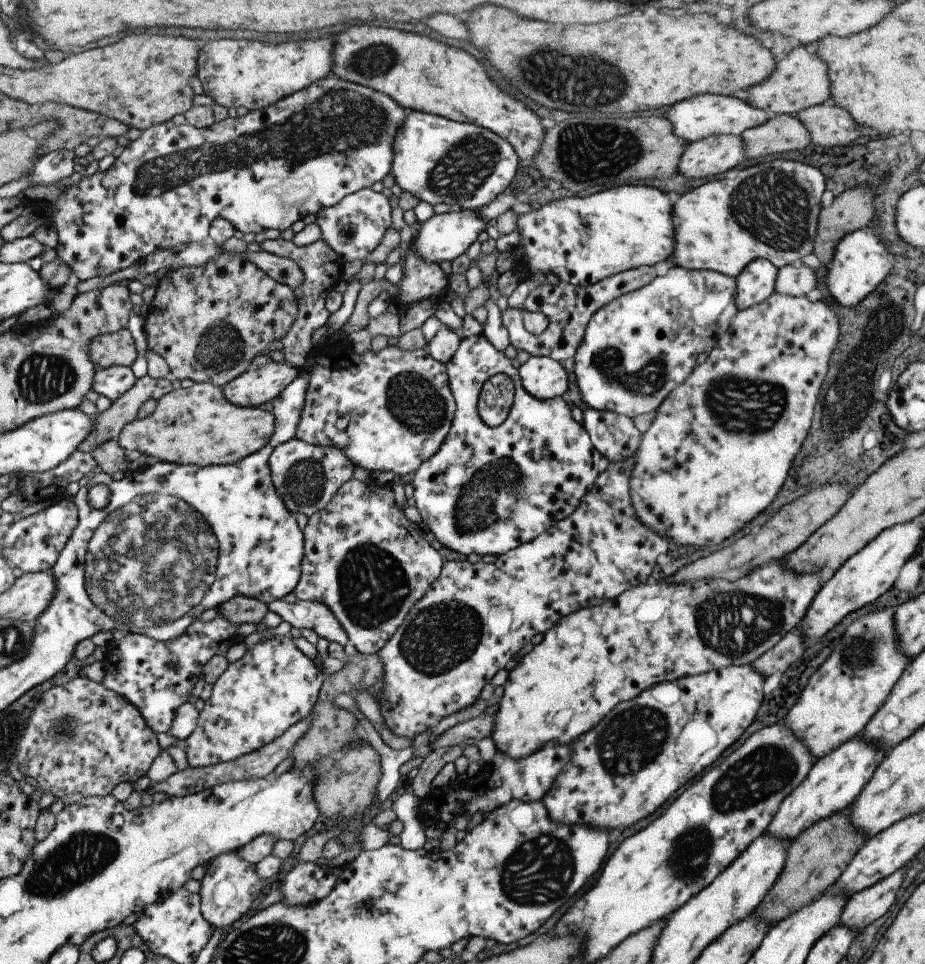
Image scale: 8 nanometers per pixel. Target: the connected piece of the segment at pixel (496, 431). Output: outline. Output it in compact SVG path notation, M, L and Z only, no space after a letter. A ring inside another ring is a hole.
M472 336L462 339L459 343L458 350L456 350L456 353L452 356L452 360L446 363L445 366L449 377L450 391L456 402L456 413L452 420L452 427L450 428L449 434L446 436L444 443L438 448L438 452L436 452L430 460L426 460L415 472L416 476L414 476L414 481L411 483L414 487L413 498L416 503L415 507L418 508L423 524L428 525L430 531L432 531L436 537L436 541L441 544L441 547L446 547L467 557L473 553L481 557L484 557L484 554L498 554L498 556L500 556L500 554L508 552L510 548L516 548L518 544L524 544L524 542L534 540L534 536L546 532L546 528L550 528L550 524L556 524L558 520L570 516L570 512L574 512L576 506L580 504L582 496L594 486L594 482L598 474L600 474L599 468L602 454L600 454L594 447L594 444L592 444L590 436L583 424L578 424L572 417L572 406L564 402L562 397L539 400L533 395L530 395L521 385L519 370L516 370L516 368L512 366L512 360L506 356L505 352L498 352L484 336ZM499 373L506 374L513 379L515 396L510 413L506 416L506 420L504 420L500 426L492 427L485 424L482 418L480 418L478 402L479 395L486 380L489 380L492 376L498 375Z

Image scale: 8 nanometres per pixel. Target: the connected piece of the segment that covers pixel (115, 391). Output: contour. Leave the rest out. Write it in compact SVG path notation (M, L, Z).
M113 365L102 371L96 371L93 377L93 390L109 400L117 400L124 392L128 392L136 376L132 368L124 365Z

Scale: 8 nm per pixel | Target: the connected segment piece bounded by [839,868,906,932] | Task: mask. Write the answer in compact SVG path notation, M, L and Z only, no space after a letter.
M905 869L896 870L884 880L876 882L869 888L864 888L862 892L856 892L844 906L839 924L848 926L850 930L862 932L878 918L882 918L896 900L898 888L904 882Z

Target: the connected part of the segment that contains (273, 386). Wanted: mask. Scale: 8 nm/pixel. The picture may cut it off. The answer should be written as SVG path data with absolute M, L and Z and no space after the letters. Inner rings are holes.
M272 361L256 371L244 372L223 385L224 396L228 402L240 407L259 407L275 400L288 384L301 375L301 370L286 363Z

